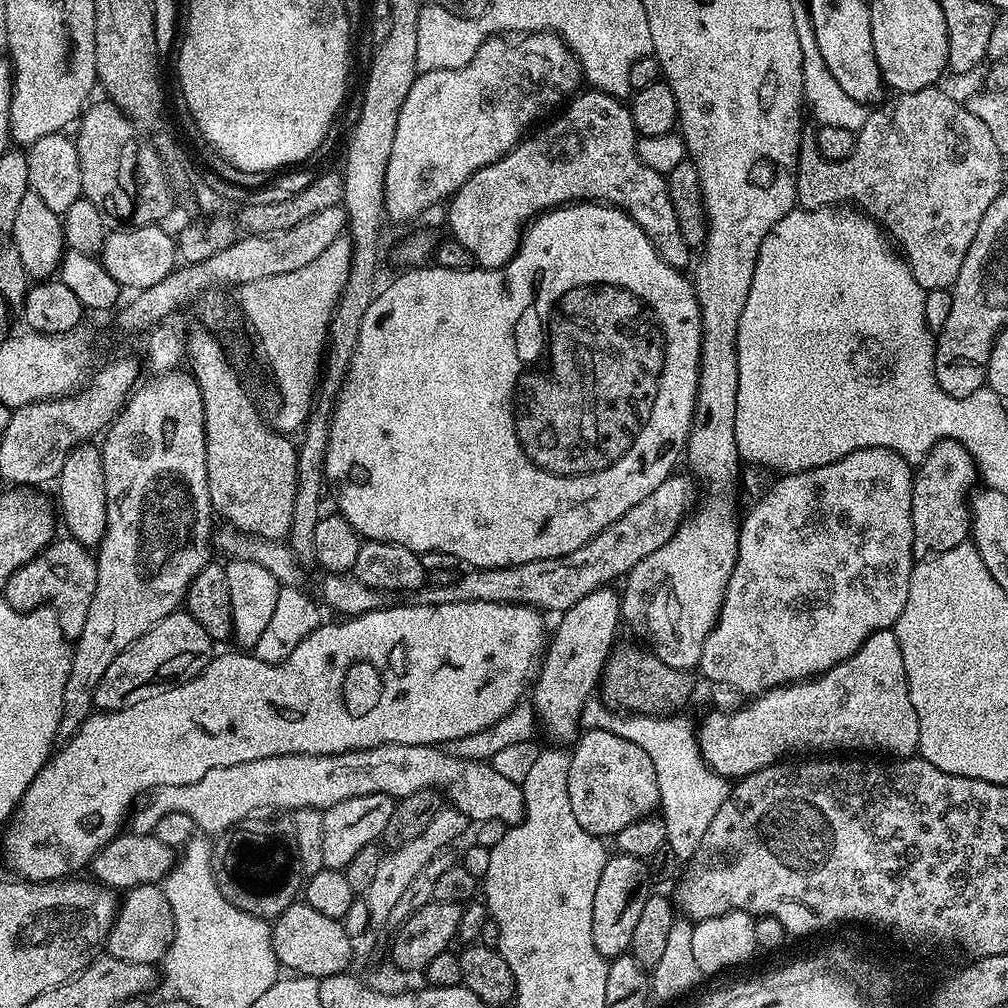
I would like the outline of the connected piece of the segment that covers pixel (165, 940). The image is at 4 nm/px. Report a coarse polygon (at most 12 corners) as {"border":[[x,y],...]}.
{"border":[[160,884],[127,889],[107,955],[159,965],[174,914]]}

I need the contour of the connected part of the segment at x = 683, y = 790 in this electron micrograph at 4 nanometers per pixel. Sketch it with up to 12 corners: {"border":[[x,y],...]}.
{"border":[[600,698],[580,715],[654,762],[666,843],[694,854],[730,784],[684,720],[625,714]]}

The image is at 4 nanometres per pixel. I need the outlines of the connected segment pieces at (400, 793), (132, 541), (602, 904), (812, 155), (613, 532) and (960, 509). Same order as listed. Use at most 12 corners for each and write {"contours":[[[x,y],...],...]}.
{"contours":[[[430,744],[218,766],[153,788],[130,824],[219,834],[261,810],[439,789],[472,822],[526,816],[521,785]],[[202,394],[129,395],[99,445],[108,525],[56,735],[210,562]],[[609,855],[594,890],[598,954],[632,947],[650,868]],[[940,86],[801,139],[796,202],[853,200],[948,290],[1006,162]],[[670,475],[553,560],[468,568],[411,603],[527,604],[563,614],[666,546],[697,507]],[[939,440],[912,478],[912,555],[970,536],[971,453]]]}

